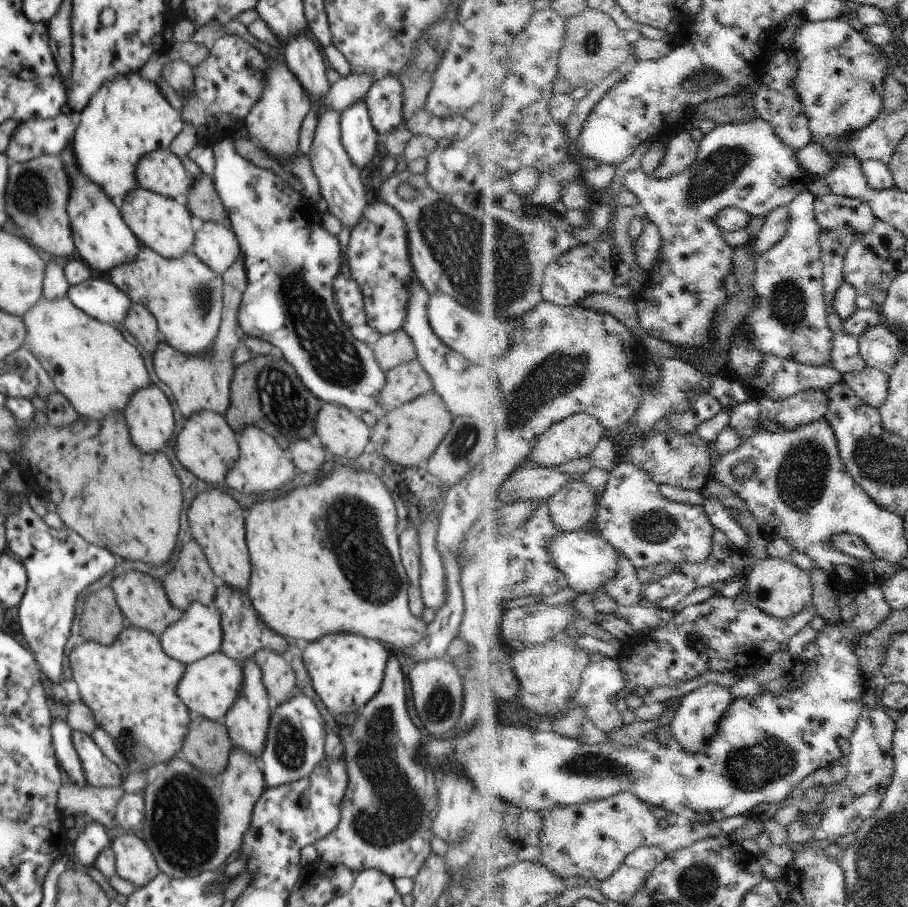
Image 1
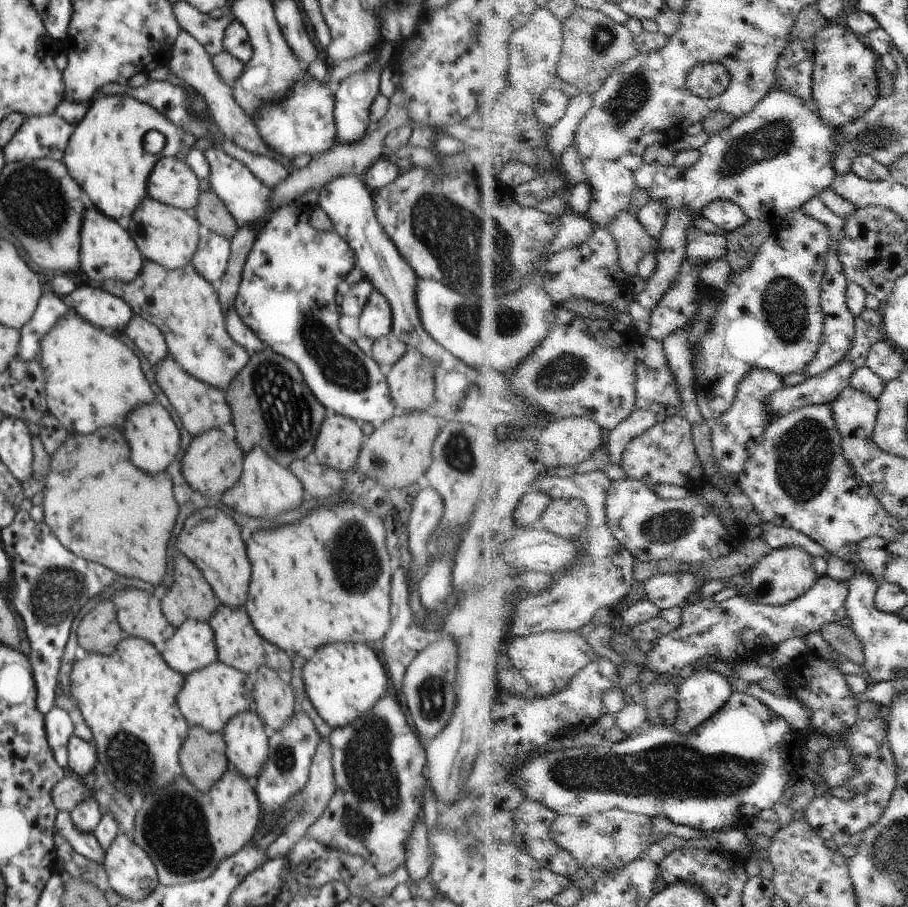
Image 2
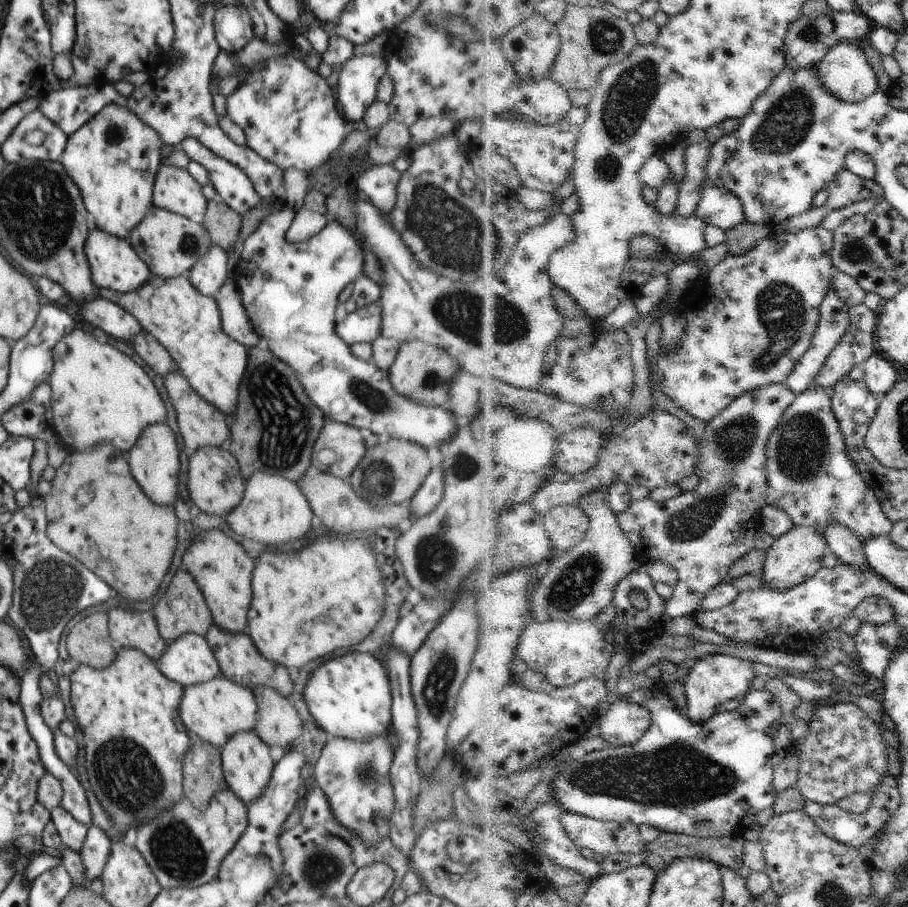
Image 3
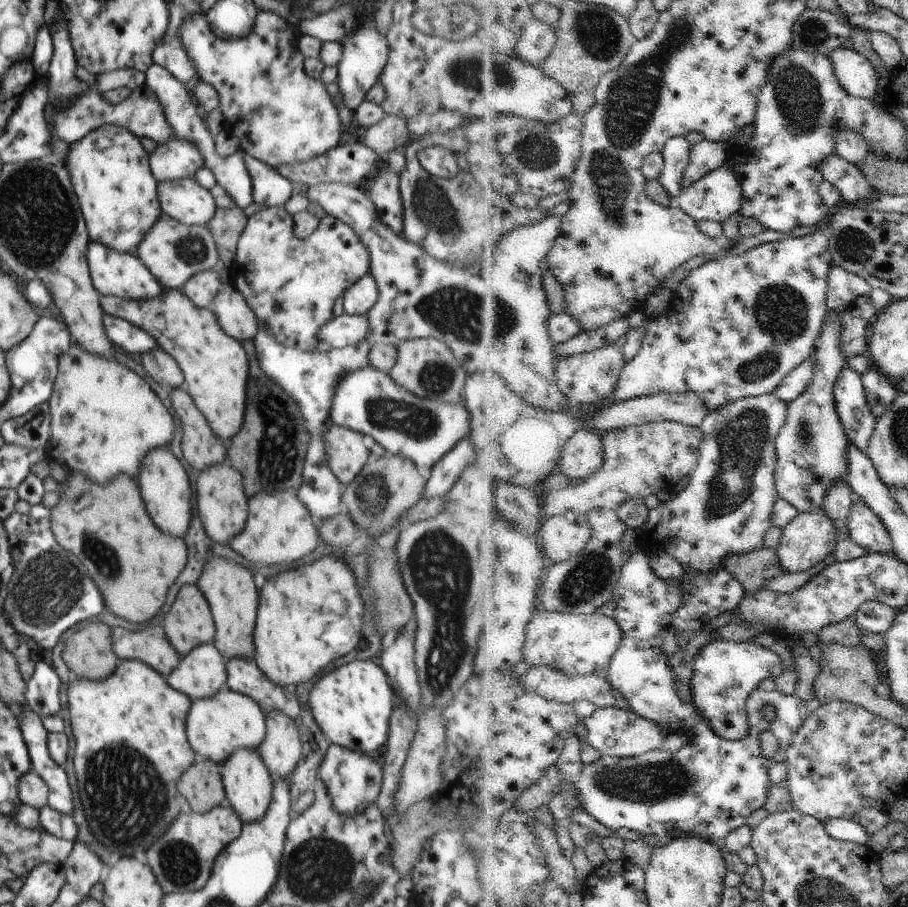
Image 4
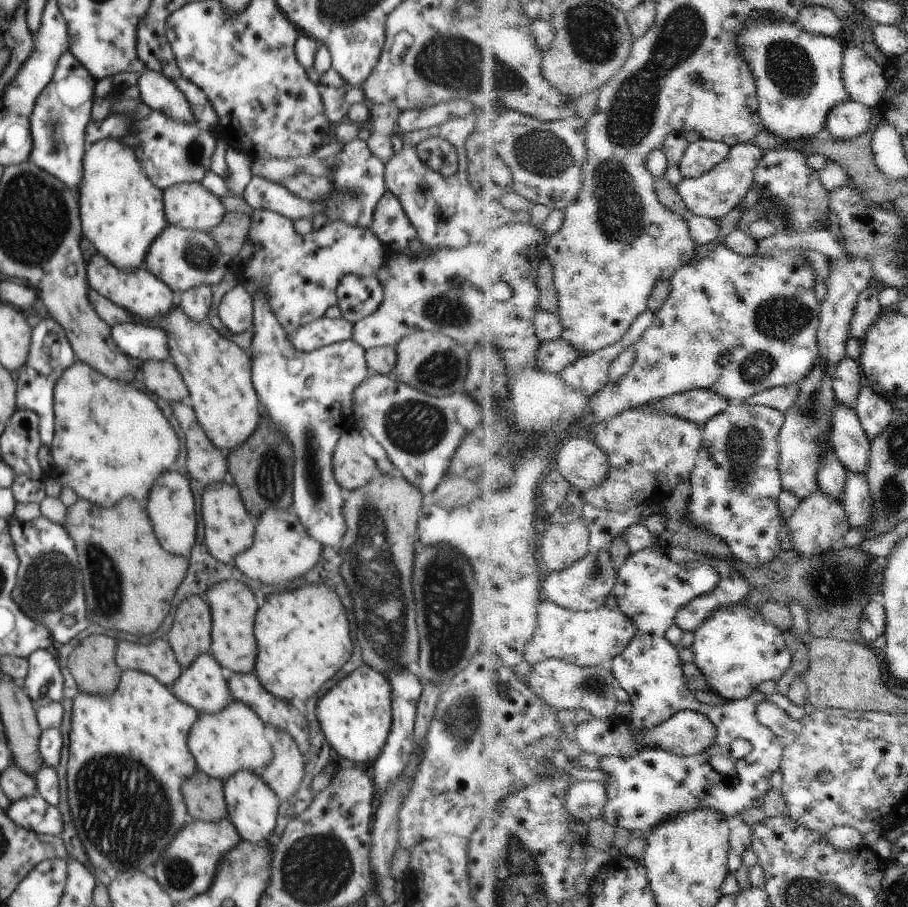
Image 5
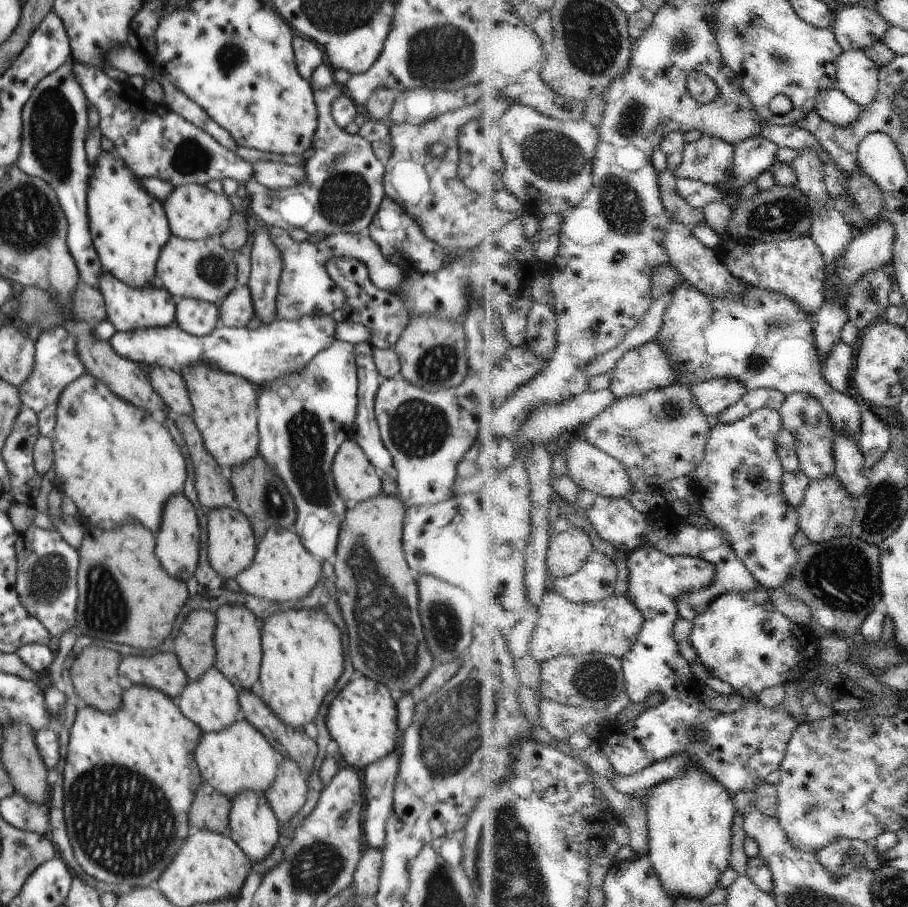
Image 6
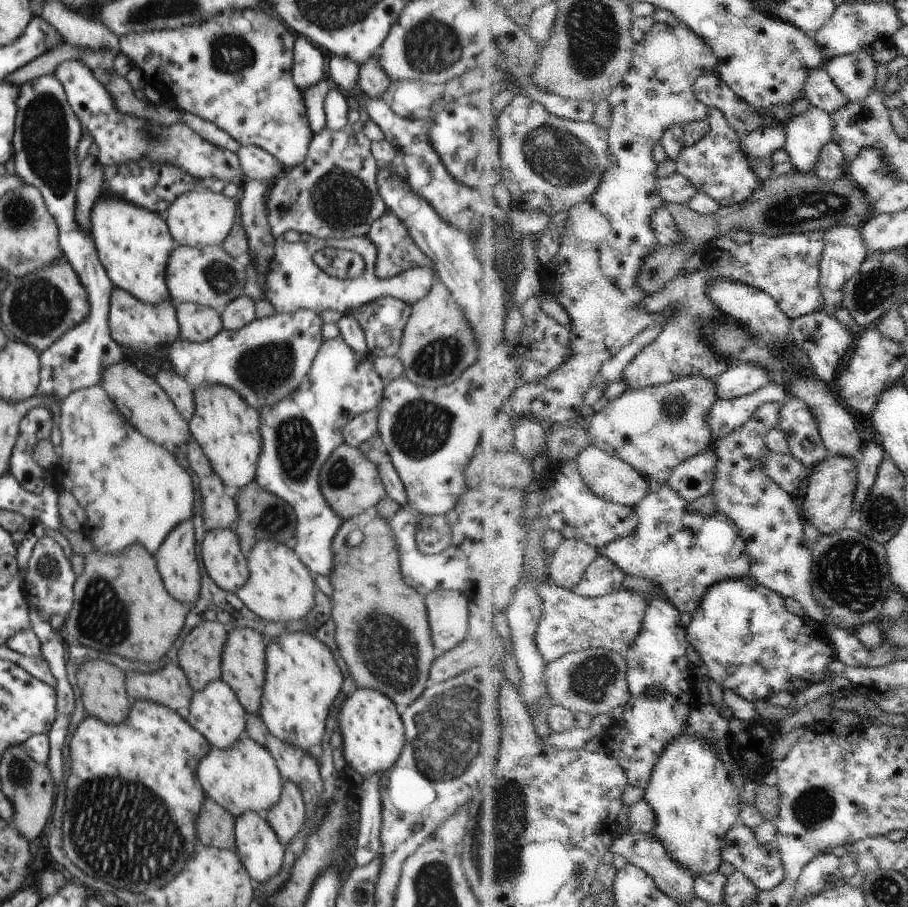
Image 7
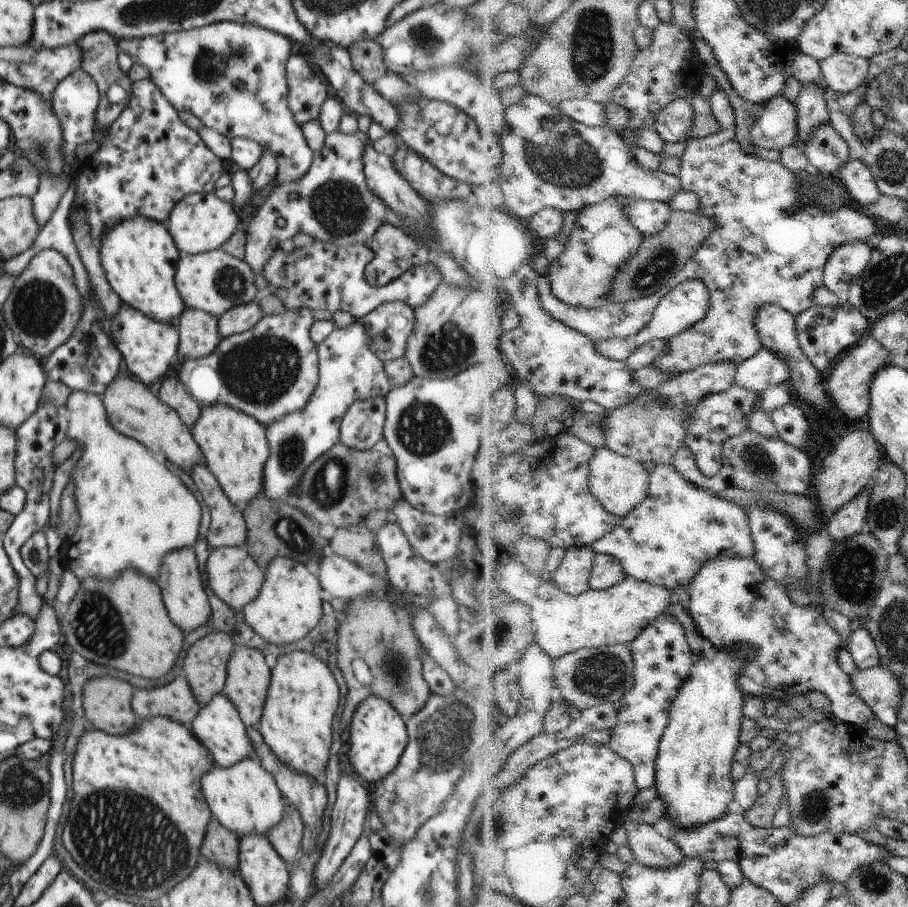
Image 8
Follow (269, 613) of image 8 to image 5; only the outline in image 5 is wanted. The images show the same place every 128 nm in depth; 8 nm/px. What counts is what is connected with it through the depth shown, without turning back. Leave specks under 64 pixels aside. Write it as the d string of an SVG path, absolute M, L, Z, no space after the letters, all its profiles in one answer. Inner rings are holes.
M268 508L256 521L254 542L248 550L236 556L235 566L240 568L246 580L256 580L264 584L278 584L282 588L290 586L296 578L304 576L322 554L322 544L310 537L302 528L300 520L294 516L291 508Z

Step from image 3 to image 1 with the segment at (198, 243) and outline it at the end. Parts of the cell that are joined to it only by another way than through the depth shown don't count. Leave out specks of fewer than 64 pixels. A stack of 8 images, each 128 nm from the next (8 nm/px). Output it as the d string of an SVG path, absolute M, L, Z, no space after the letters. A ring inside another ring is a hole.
M136 186L126 194L126 200L120 204L121 215L128 228L137 236L140 244L146 245L160 256L175 259L190 251L195 240L196 221L188 210L185 201Z

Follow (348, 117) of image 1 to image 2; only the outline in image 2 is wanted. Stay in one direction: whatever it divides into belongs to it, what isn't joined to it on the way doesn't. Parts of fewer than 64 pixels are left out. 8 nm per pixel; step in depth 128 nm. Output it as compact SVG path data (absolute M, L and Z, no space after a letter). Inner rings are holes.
M371 70L355 72L334 91L334 120L336 120L336 142L352 144L358 142L368 130L369 111L379 94L380 74Z

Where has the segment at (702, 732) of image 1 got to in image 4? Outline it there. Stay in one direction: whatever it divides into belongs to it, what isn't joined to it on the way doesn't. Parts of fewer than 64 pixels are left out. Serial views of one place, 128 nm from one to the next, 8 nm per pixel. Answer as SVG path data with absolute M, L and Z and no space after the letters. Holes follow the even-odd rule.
M720 638L702 647L694 660L693 670L690 684L698 710L706 720L710 720L710 724L722 738L738 741L751 734L751 720L747 707L750 696L760 689L760 684L766 678L773 677L777 681L786 670L786 666L782 654L776 654L753 640L742 643Z

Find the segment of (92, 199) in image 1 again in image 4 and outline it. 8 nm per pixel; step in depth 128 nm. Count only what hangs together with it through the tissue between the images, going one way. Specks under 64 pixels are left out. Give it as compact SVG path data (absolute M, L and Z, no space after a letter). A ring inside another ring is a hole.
M90 241L87 247L87 262L92 286L101 296L113 295L124 300L150 300L160 296L164 290L136 254L120 254L98 242Z

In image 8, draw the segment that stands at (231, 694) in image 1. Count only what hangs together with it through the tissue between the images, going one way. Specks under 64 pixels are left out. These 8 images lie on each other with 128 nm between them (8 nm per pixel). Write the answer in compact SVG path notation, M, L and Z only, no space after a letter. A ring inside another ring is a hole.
M253 755L239 760L231 767L214 765L208 772L205 772L201 778L201 789L203 790L206 802L209 804L211 813L231 831L234 831L238 838L250 833L261 835L268 834L269 830L281 822L286 800L278 788L276 779L268 772L261 763L261 760Z

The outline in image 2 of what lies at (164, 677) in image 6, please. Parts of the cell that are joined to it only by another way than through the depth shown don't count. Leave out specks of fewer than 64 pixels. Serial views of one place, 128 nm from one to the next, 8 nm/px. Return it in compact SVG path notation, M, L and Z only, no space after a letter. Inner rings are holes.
M126 588L114 596L118 624L126 637L142 636L162 654L166 640L175 634L174 626L164 618L161 601L138 588Z

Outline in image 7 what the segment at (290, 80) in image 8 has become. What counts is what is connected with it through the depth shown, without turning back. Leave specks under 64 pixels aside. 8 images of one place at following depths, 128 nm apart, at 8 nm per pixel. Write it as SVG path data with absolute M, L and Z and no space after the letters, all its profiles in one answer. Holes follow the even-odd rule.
M296 35L293 50L293 81L302 94L310 85L324 80L324 55L306 39Z

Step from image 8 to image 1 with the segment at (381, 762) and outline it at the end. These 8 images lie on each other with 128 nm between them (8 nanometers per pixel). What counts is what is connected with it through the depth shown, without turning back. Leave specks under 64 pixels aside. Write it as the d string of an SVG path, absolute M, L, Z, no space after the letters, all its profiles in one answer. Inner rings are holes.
M350 633L326 634L324 638L310 642L303 652L304 665L318 701L336 719L357 714L378 694L389 656L389 647L380 641Z

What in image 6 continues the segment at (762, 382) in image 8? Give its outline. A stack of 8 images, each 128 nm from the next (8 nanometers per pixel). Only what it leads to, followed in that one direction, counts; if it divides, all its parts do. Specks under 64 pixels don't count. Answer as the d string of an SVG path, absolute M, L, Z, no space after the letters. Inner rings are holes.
M714 378L694 387L694 394L702 412L706 412L706 416L712 421L740 402L748 392L748 384L736 378Z

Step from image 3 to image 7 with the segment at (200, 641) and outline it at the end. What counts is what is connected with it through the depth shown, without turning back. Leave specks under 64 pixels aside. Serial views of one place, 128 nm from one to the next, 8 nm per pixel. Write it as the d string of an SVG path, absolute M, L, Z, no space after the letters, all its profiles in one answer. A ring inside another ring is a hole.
M221 678L208 683L201 691L193 691L190 704L183 715L192 728L207 738L210 745L221 749L227 749L246 734L247 712L236 693Z

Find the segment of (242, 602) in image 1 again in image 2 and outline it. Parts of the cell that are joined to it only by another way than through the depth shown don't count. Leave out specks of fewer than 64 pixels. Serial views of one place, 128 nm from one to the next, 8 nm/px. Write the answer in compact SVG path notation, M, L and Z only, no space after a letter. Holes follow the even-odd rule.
M219 604L208 624L214 632L217 660L222 664L232 666L232 668L249 675L255 675L264 666L268 642L264 642L262 636L254 630L254 626L252 626L252 622L250 622L250 618L243 608L232 610L224 604Z

